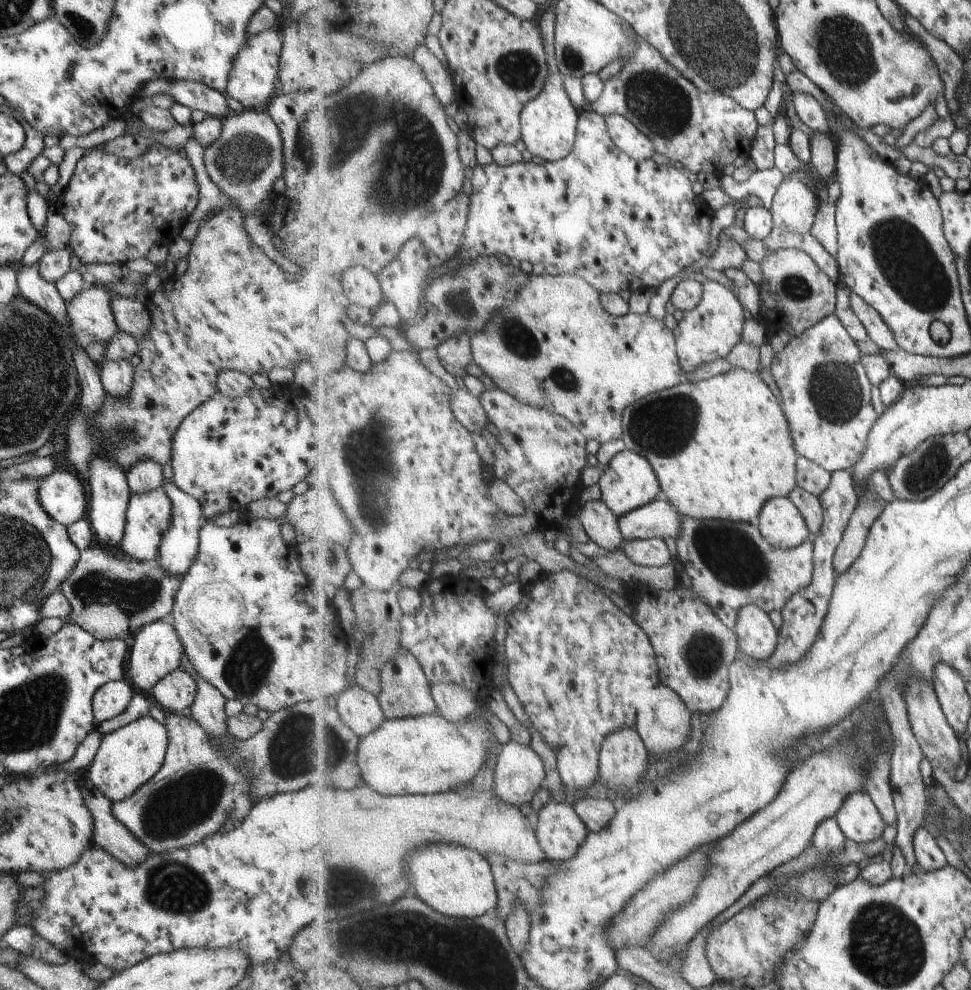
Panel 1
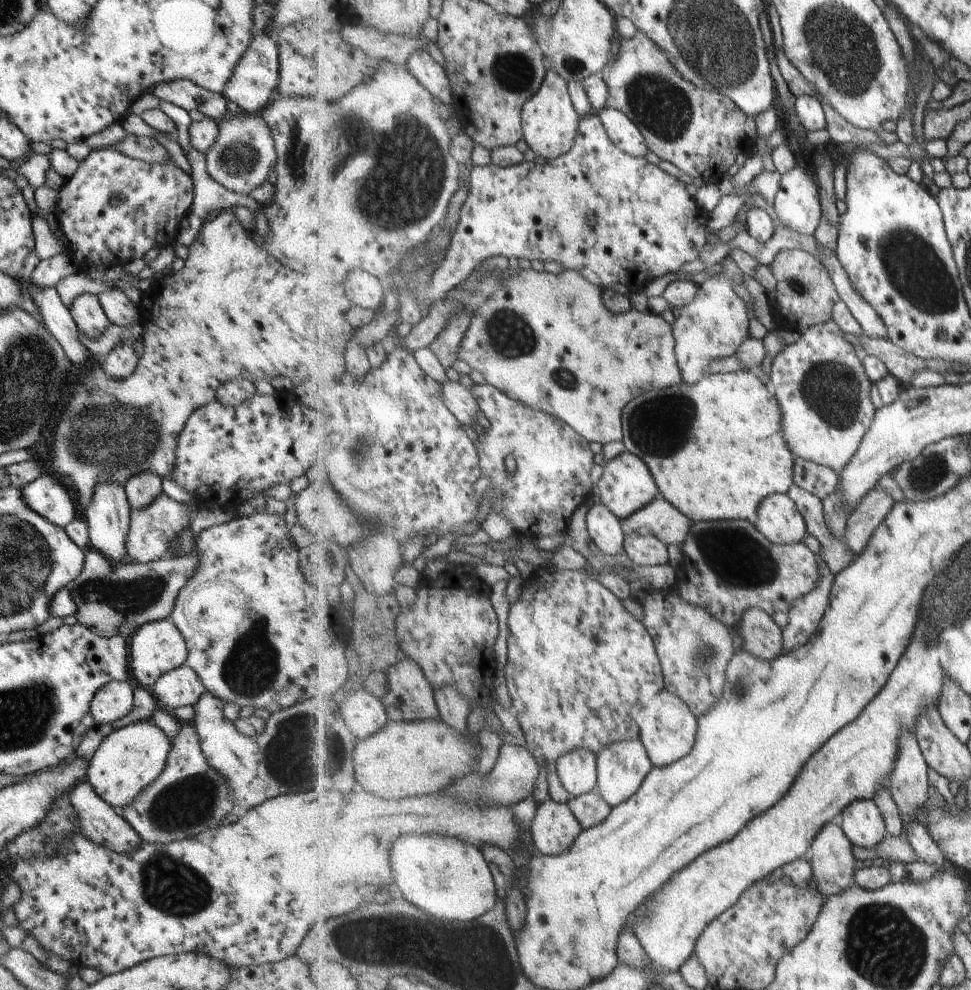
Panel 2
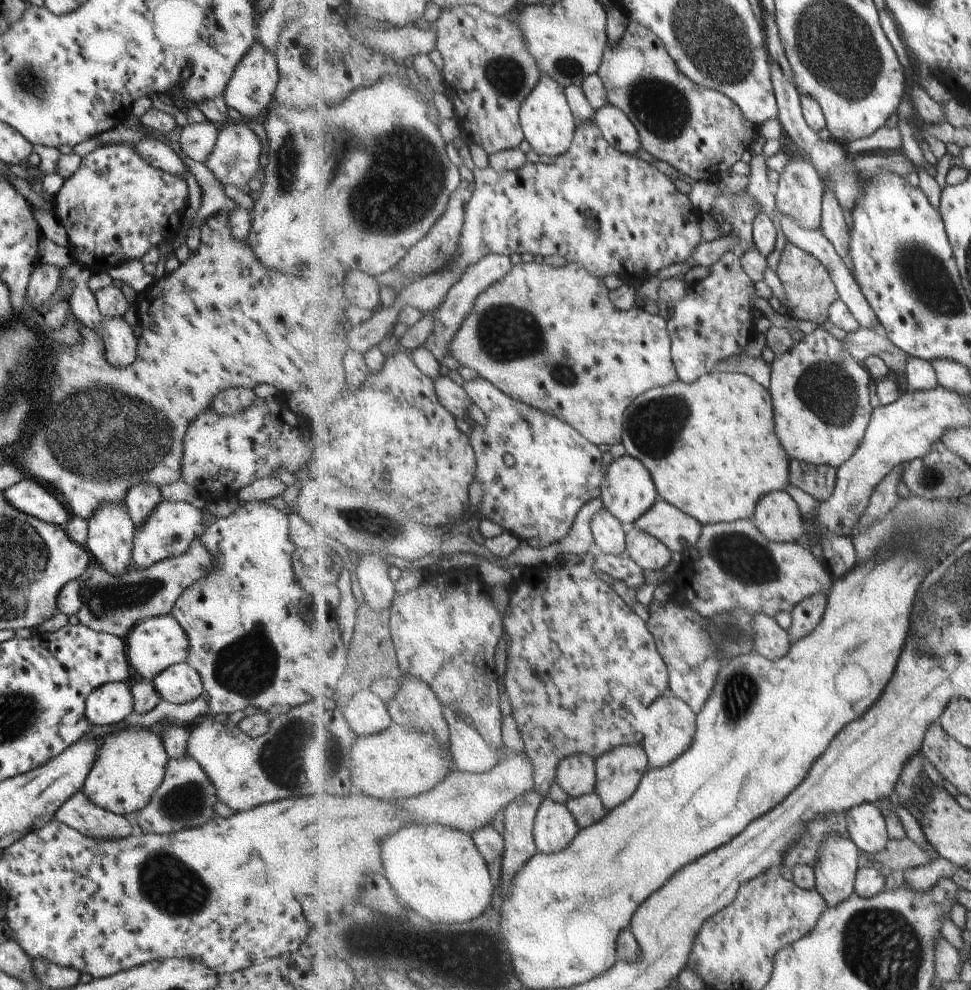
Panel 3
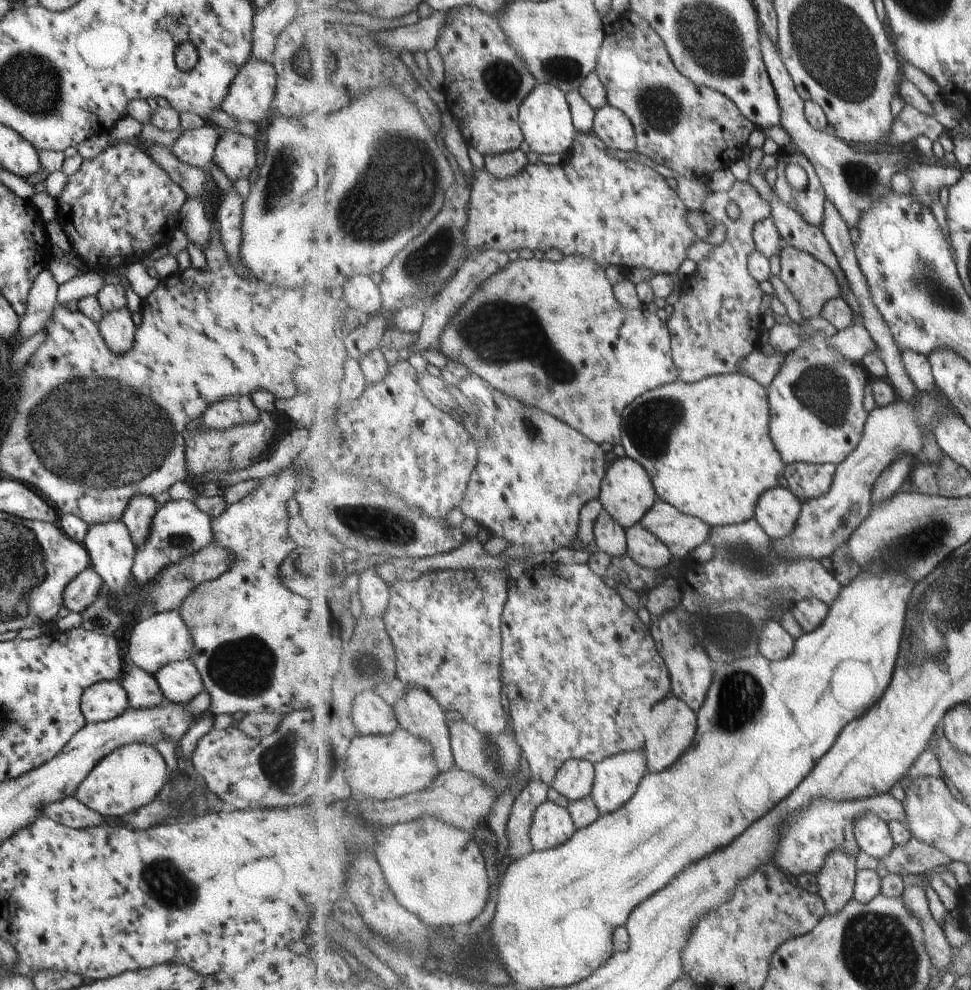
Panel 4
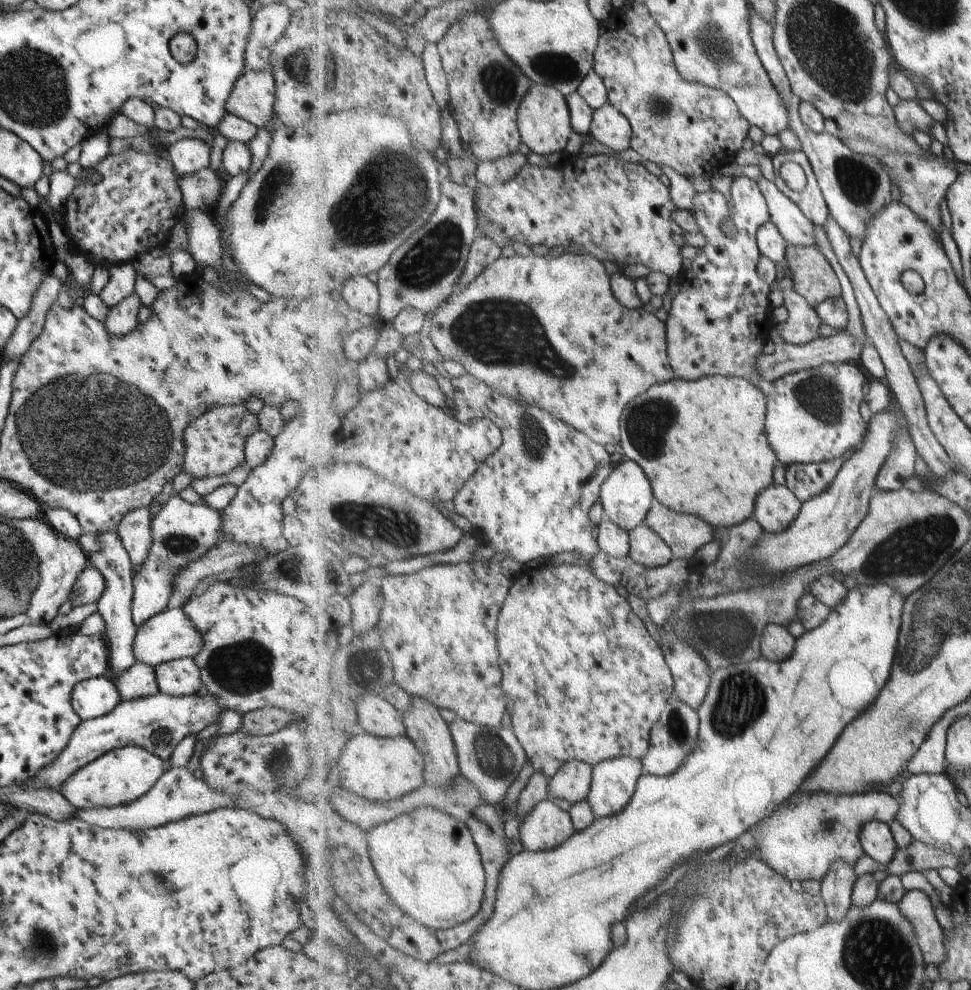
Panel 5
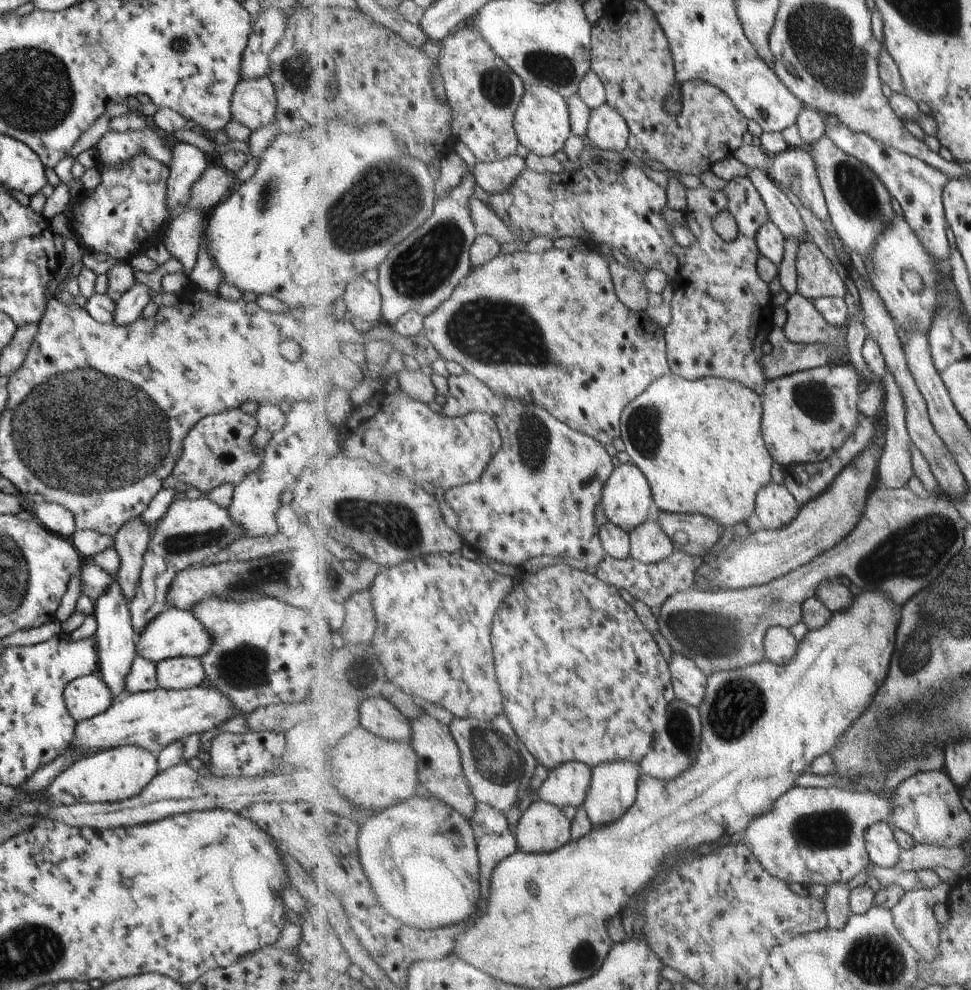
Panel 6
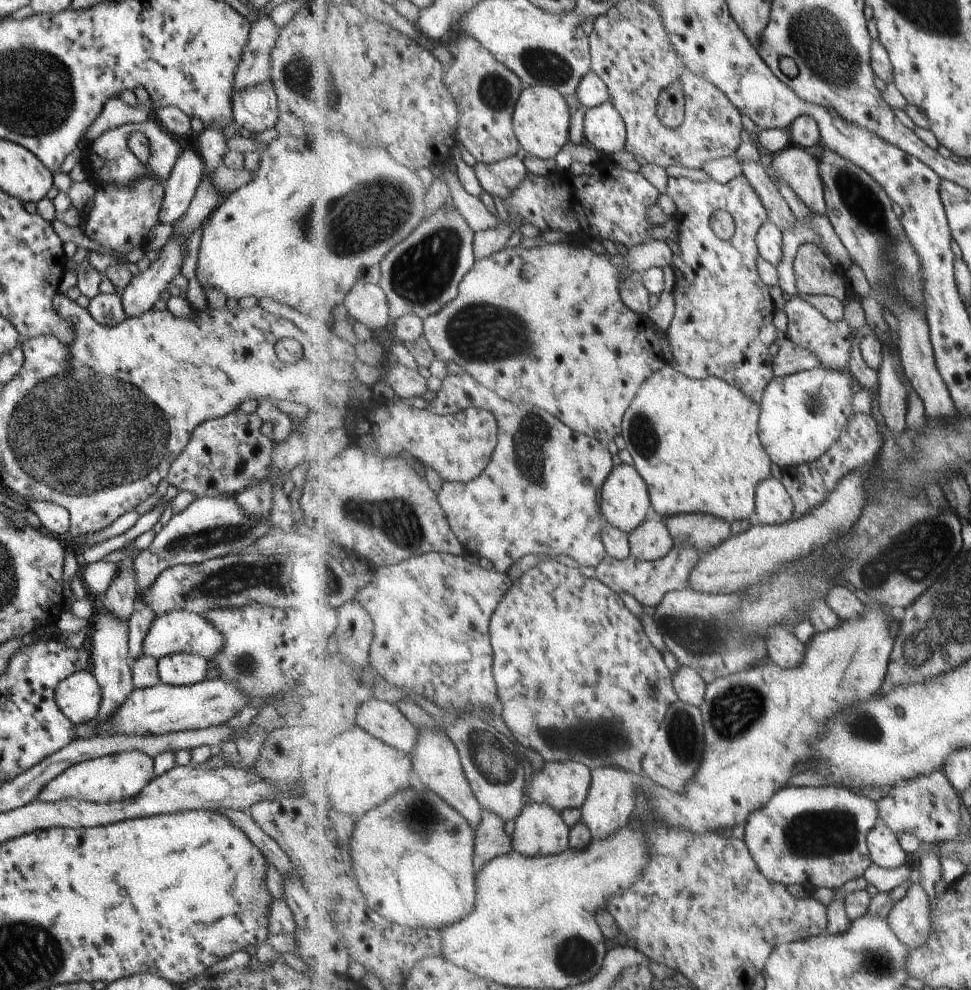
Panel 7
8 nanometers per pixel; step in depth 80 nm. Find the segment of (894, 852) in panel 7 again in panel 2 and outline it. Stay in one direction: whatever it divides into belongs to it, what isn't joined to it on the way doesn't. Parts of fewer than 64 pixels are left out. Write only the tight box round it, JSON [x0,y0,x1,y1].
[838,799,888,848]

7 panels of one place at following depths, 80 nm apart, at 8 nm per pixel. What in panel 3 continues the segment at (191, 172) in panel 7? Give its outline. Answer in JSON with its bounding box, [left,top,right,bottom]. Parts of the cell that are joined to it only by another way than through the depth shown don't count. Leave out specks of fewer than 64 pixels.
[179,119,217,162]

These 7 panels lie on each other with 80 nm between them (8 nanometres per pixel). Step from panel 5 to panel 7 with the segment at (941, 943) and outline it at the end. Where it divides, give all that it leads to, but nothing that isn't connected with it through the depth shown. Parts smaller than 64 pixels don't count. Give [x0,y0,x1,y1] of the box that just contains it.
[889,883,932,948]

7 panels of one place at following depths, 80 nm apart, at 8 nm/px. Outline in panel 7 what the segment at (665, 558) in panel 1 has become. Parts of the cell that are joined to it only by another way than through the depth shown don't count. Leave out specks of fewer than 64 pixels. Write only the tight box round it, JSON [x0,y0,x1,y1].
[629,520,675,561]

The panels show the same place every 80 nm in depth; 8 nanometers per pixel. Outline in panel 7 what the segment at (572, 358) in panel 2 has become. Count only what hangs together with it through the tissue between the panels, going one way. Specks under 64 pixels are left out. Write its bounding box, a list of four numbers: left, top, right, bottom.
[424,239,673,445]

